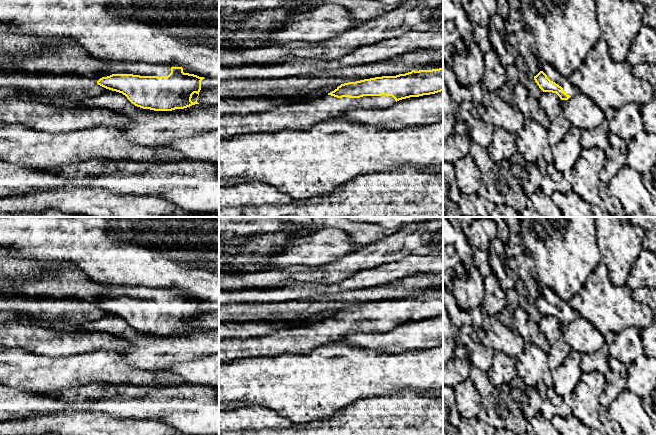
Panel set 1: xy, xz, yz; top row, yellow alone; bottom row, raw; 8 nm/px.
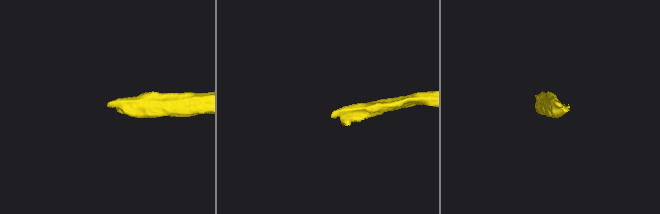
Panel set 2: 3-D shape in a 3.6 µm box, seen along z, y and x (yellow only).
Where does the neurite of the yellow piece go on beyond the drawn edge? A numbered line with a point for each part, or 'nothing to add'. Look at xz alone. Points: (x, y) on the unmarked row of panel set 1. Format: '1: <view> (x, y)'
1: xz (302, 340)

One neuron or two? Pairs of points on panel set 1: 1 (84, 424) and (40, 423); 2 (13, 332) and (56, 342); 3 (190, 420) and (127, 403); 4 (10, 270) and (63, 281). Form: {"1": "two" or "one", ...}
{"1": "one", "2": "one", "3": "two", "4": "one"}

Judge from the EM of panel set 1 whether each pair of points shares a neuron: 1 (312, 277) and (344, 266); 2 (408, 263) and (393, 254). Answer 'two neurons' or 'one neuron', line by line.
1: one neuron
2: two neurons

